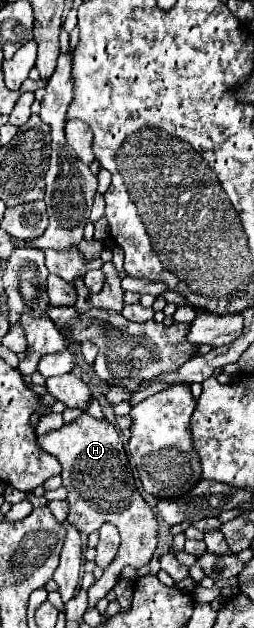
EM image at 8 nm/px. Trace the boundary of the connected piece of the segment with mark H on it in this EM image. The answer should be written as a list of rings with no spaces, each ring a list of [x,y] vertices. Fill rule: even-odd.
[[[81,415],[75,423],[61,427],[59,431],[51,431],[39,437],[39,447],[47,453],[55,455],[63,467],[63,485],[67,487],[69,501],[69,523],[75,525],[81,533],[91,533],[103,525],[103,521],[113,523],[121,533],[121,547],[115,561],[105,569],[103,577],[89,587],[89,607],[95,607],[103,595],[107,595],[115,577],[125,565],[141,569],[147,565],[157,549],[157,517],[151,511],[149,503],[139,495],[129,459],[123,451],[121,437],[117,429],[107,421],[99,421],[91,415]]]

